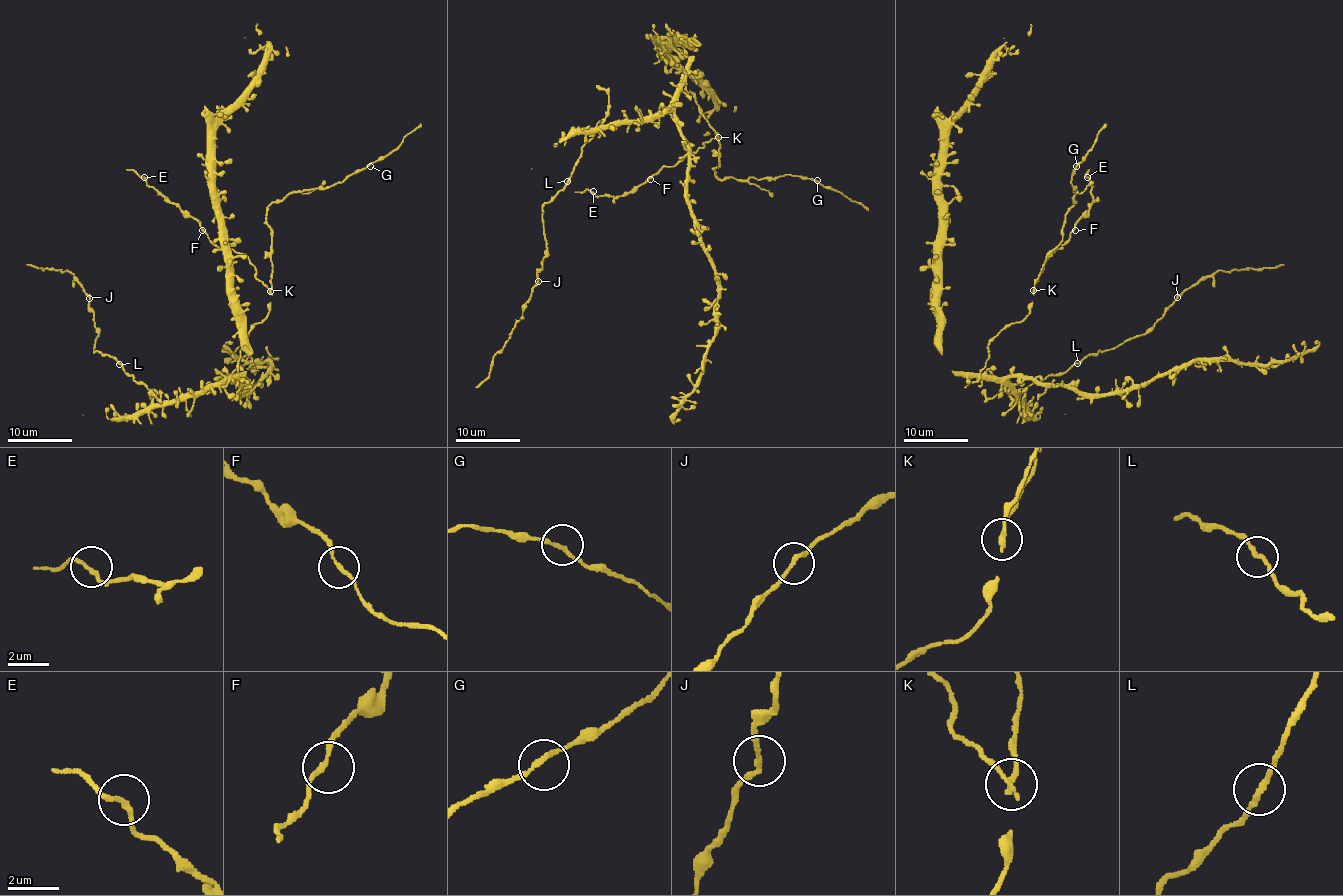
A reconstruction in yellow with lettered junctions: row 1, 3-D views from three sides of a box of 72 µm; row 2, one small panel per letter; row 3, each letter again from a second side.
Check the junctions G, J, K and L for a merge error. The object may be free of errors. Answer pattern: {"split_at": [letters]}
{"split_at": ["K"]}

